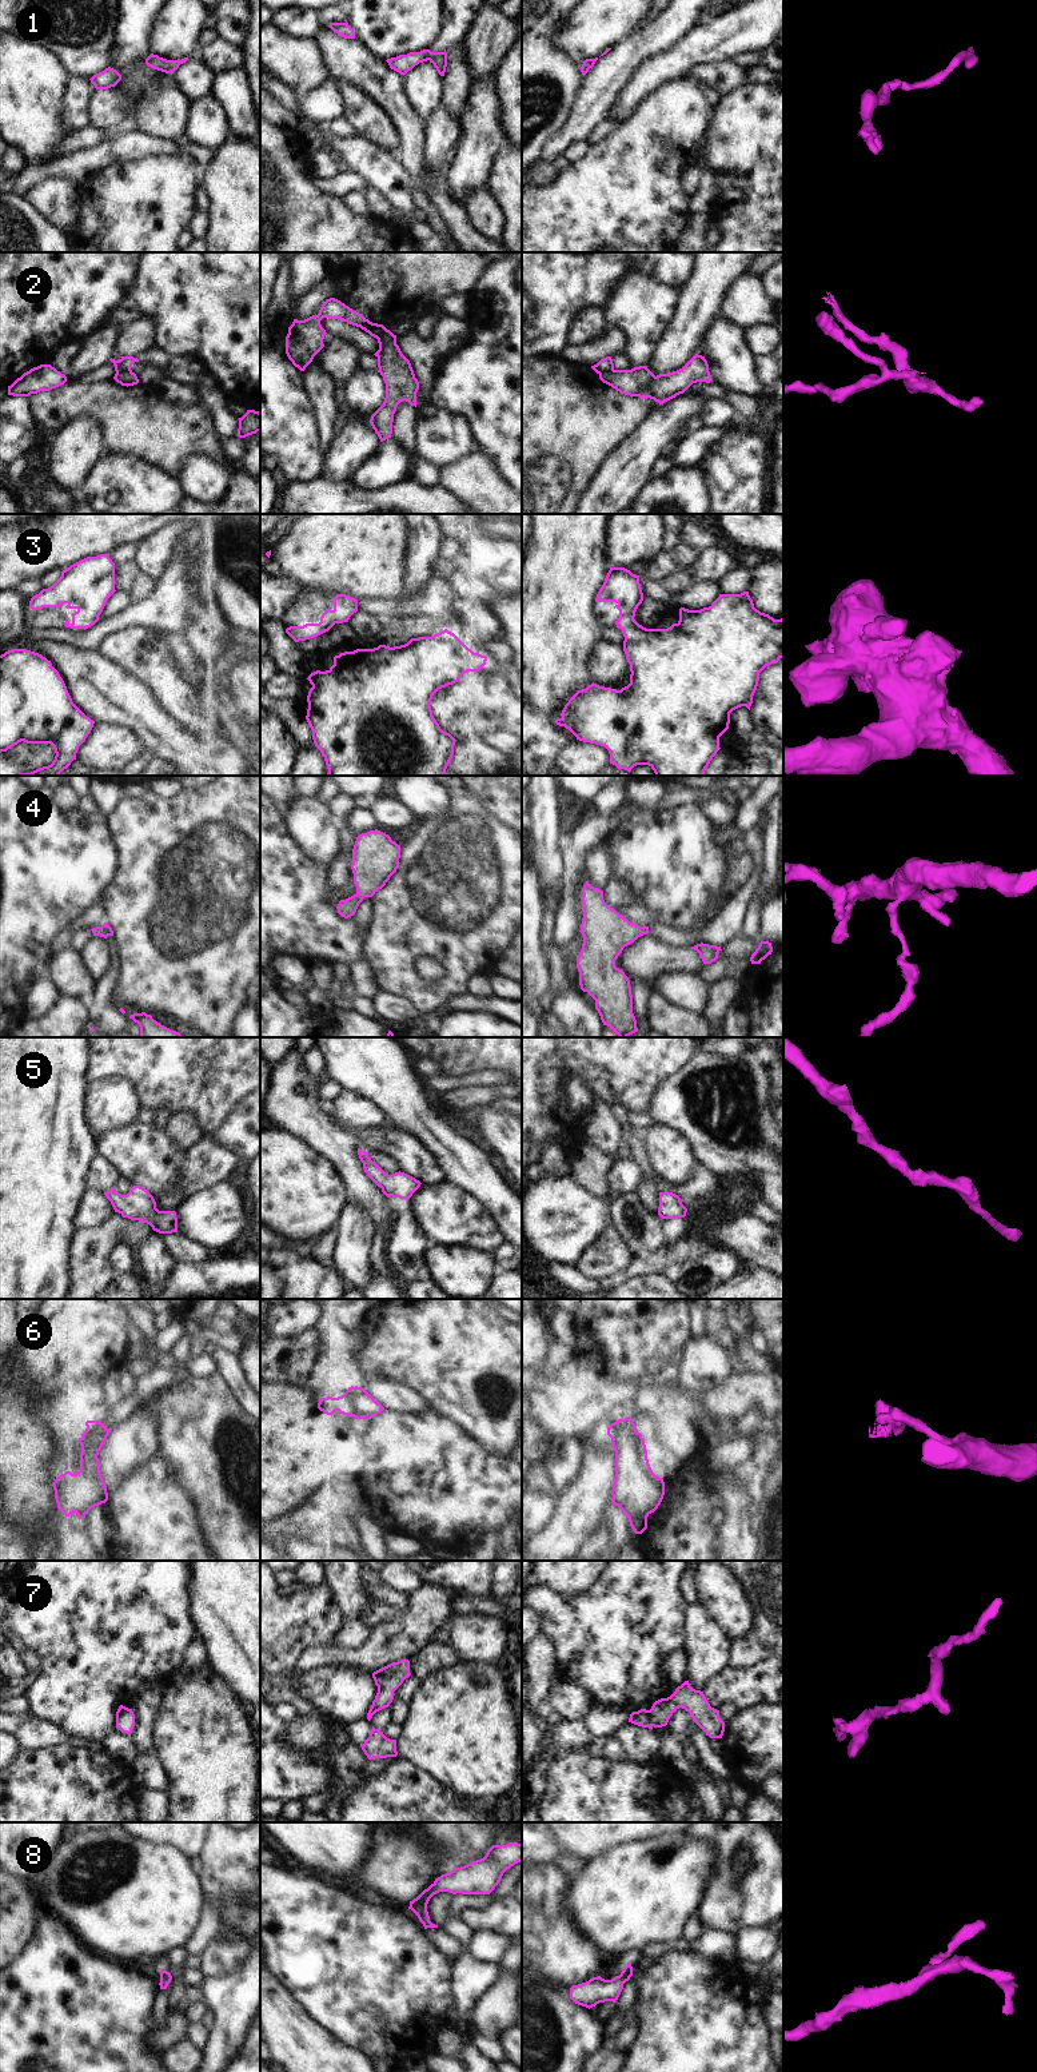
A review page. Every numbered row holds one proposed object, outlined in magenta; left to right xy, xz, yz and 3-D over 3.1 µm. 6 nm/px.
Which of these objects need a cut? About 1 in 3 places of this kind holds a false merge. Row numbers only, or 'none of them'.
2

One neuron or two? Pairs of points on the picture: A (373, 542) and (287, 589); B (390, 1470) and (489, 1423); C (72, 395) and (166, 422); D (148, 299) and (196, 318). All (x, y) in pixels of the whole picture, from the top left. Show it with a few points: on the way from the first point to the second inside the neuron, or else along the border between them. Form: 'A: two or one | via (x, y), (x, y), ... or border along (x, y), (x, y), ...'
A: two | border along (284, 576), (303, 588)
B: two | border along (442, 1415), (455, 1419), (493, 1453)
C: one | via (95, 399), (108, 402), (130, 418), (143, 422)
D: one | via (160, 299), (171, 299), (184, 310)

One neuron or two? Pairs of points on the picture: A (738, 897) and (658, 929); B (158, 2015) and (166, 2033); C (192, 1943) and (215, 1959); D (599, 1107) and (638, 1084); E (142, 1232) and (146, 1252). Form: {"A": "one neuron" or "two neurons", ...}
{"A": "one neuron", "B": "two neurons", "C": "two neurons", "D": "two neurons", "E": "two neurons"}

